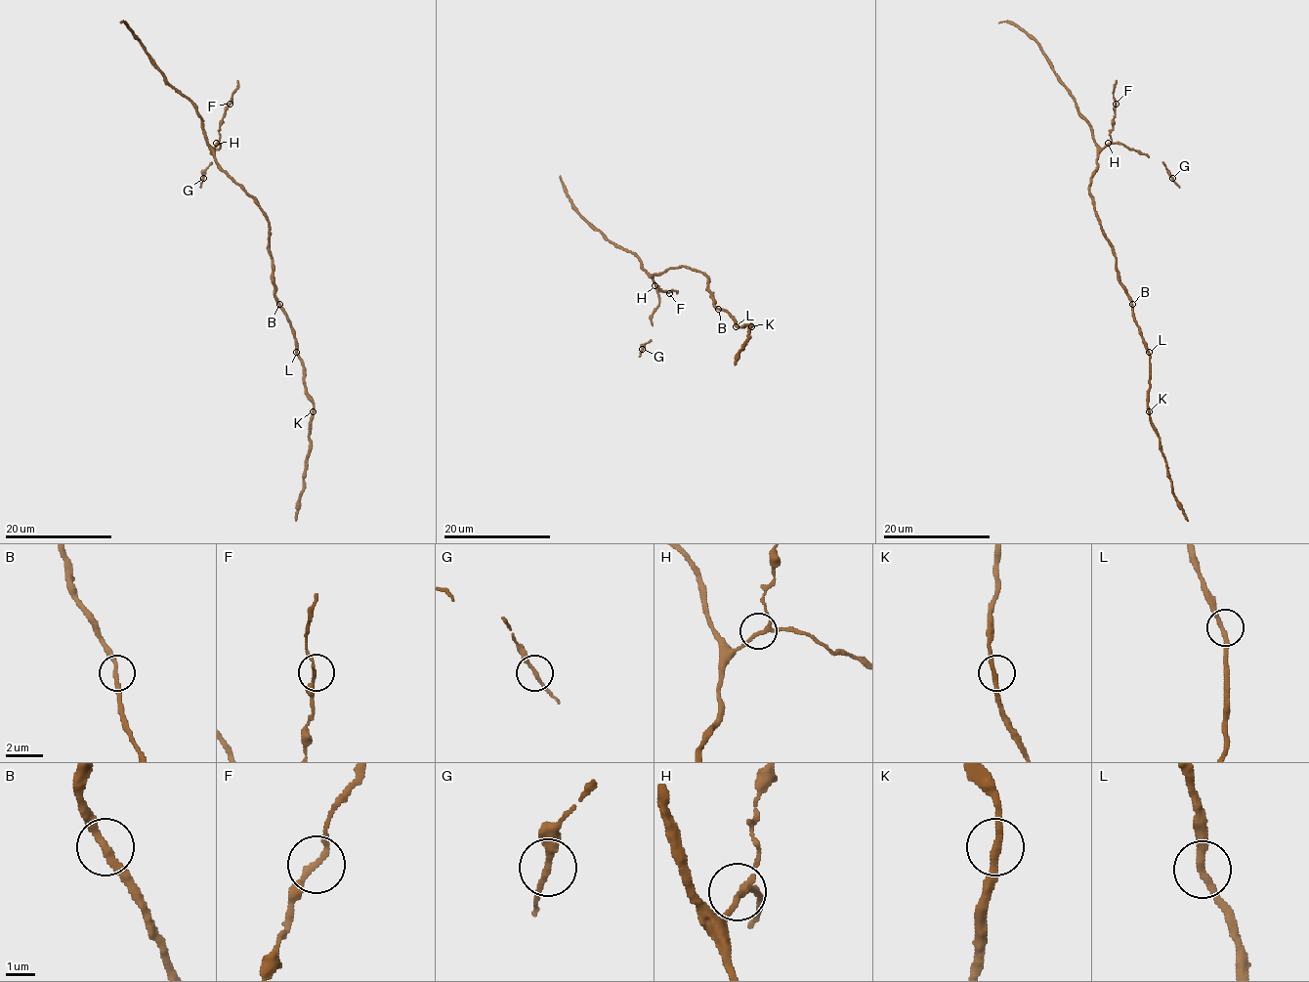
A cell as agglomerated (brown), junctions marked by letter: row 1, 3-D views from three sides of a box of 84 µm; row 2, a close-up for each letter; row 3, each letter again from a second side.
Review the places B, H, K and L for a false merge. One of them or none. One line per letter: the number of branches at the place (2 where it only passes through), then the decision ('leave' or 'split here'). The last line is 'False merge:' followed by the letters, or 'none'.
B: branches 2; leave
H: branches 3; leave
K: branches 2; leave
L: branches 2; leave
False merge: none

